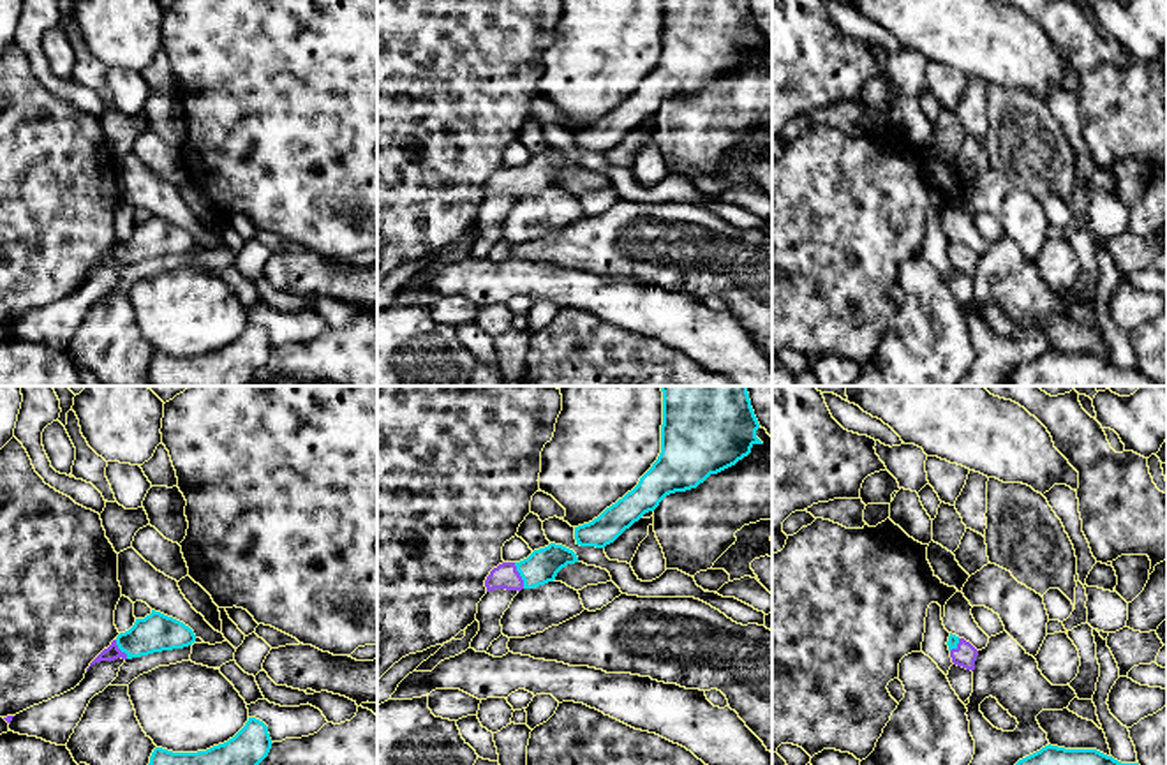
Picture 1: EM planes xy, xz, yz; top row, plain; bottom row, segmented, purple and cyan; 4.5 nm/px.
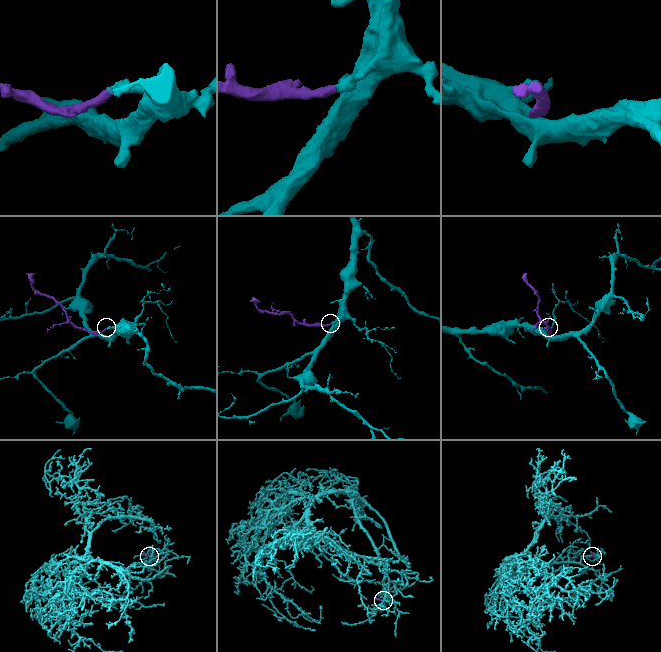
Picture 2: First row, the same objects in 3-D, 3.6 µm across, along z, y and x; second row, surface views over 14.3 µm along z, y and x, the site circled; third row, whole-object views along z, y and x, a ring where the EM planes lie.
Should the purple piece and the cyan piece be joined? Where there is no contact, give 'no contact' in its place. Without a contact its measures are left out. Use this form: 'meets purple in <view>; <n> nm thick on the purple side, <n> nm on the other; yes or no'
meets purple in xz; 110 nm thick on the purple side, 160 nm on the other; yes

